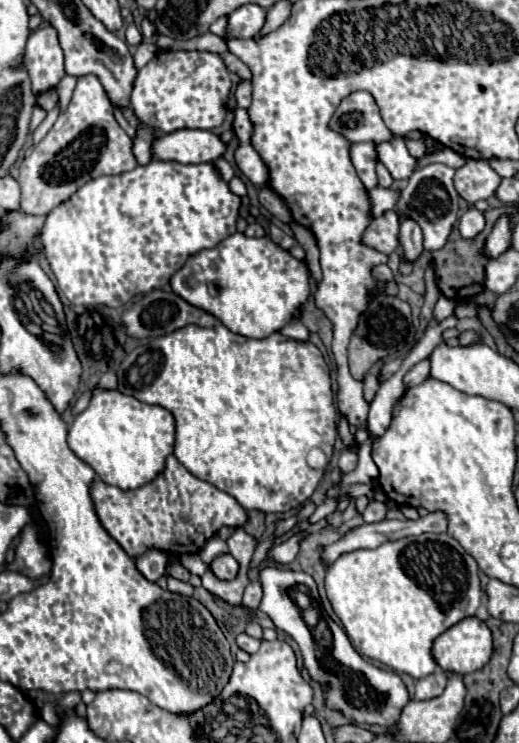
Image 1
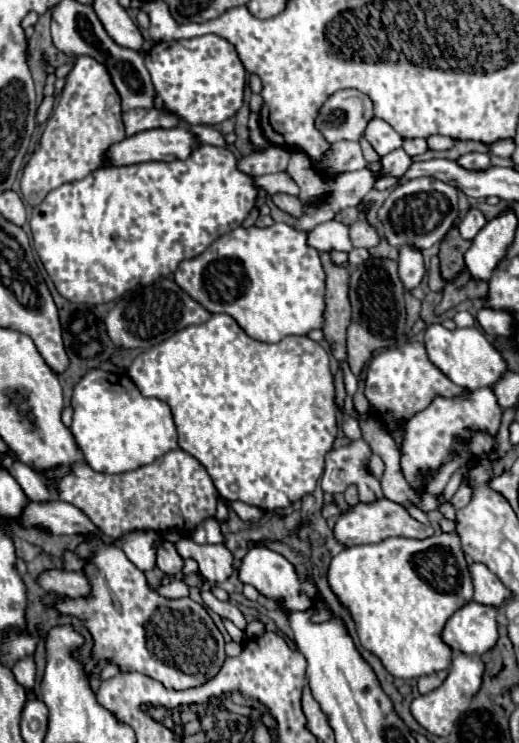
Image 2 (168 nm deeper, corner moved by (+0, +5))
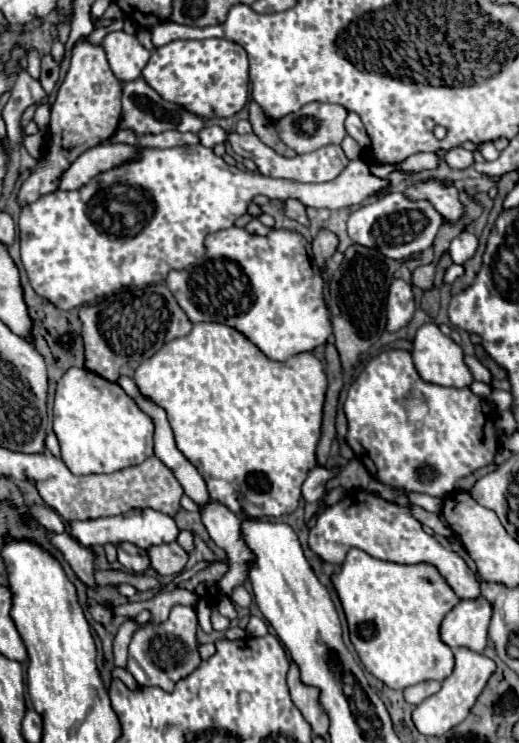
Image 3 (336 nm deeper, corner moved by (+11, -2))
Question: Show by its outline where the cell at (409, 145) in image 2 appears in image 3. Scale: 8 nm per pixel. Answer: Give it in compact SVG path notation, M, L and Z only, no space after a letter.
M430 152L430 154L416 154L416 156L408 156L408 160L400 162L398 168L400 170L408 170L408 172L422 172L422 170L430 170L436 168L440 164L440 158Z

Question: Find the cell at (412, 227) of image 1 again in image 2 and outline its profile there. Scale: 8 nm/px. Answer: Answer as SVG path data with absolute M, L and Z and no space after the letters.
M401 249L399 251L399 279L405 291L415 289L425 275L423 257L417 249Z

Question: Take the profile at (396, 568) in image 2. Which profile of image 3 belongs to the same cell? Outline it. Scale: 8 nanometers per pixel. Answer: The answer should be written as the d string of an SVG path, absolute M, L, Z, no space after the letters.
M352 548L342 562L342 566L332 574L332 584L342 602L350 640L354 650L358 652L362 664L368 672L372 672L378 680L382 680L388 688L404 690L424 680L442 682L454 668L452 650L440 640L440 622L442 618L460 602L460 598L452 592L444 576L440 576L438 568L432 564L396 564L370 556L360 548Z

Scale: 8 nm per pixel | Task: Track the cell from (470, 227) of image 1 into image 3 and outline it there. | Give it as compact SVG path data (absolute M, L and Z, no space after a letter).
M464 230L460 236L456 236L452 240L452 244L450 244L450 256L452 256L452 260L456 264L464 264L468 258L474 256L476 248L478 248L478 238L472 232Z

